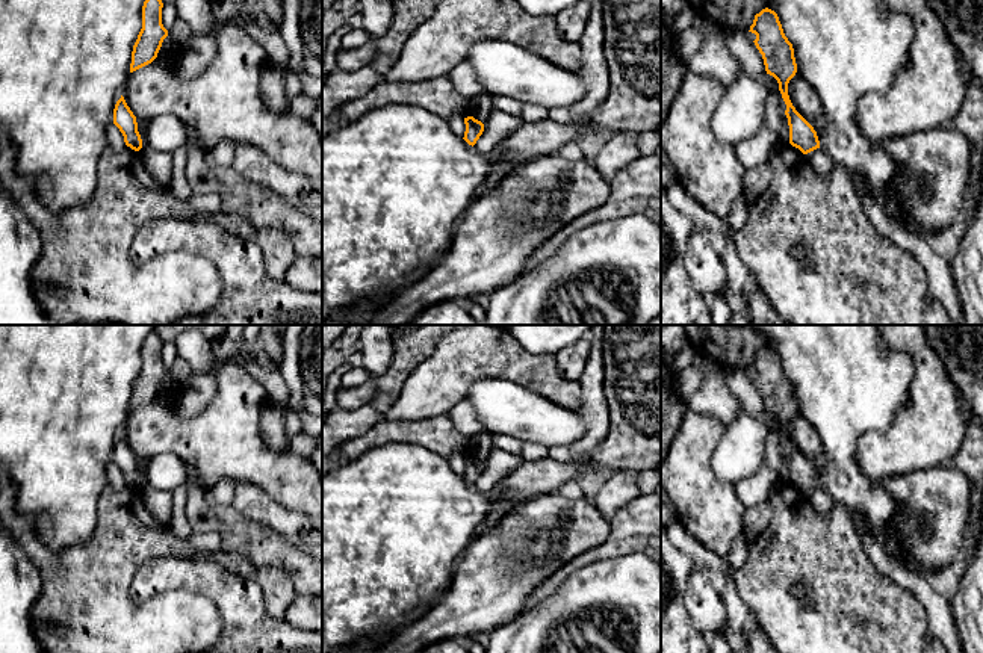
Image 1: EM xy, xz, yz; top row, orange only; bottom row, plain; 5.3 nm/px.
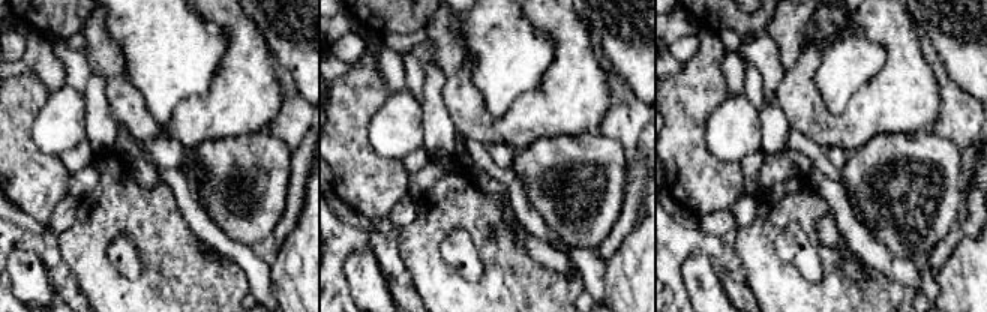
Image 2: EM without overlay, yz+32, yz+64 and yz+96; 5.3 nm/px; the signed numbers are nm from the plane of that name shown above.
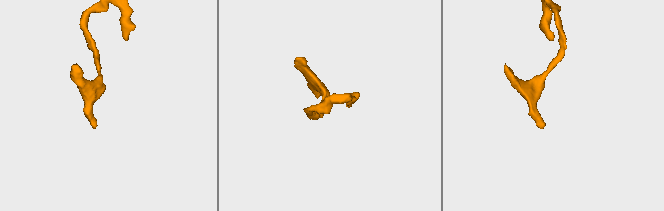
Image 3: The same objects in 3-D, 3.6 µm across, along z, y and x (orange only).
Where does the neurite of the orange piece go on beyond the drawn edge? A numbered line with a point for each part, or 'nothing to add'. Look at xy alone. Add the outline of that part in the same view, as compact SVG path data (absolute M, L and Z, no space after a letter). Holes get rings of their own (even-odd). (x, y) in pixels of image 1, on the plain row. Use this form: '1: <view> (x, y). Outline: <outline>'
nothing to add

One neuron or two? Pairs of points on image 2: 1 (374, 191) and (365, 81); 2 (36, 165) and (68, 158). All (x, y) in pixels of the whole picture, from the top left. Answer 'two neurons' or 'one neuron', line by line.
1: one neuron
2: two neurons

